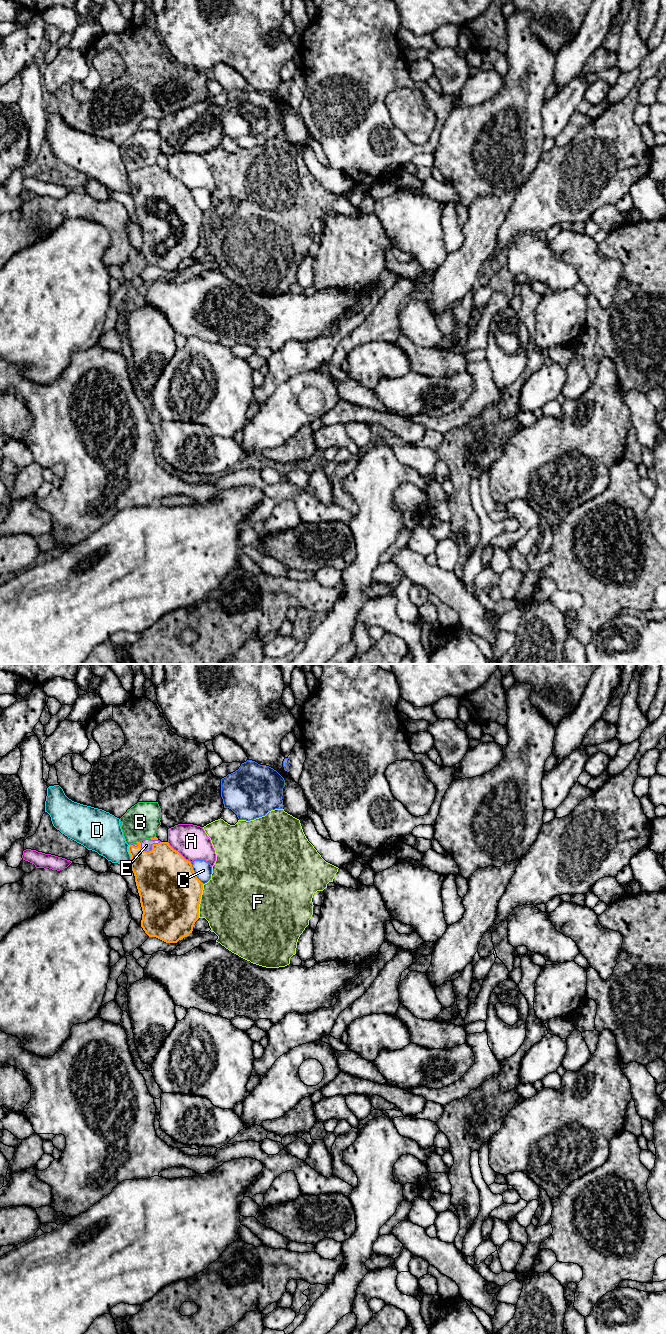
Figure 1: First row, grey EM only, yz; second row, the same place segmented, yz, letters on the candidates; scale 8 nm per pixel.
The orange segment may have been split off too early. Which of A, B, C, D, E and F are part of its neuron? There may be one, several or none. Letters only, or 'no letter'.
E

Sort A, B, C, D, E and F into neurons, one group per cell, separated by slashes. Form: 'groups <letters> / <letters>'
groups A / B / C / D / E / F

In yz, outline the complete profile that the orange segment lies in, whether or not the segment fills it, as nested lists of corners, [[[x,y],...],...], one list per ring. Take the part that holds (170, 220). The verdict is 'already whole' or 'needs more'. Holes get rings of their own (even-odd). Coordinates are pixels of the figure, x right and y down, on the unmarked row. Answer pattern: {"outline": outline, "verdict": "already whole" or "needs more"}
{"outline": [[[157,165],[129,173],[128,180],[143,239],[141,255],[149,265],[177,271],[192,261],[199,247],[203,211],[197,206],[191,190]]], "verdict": "needs more"}

